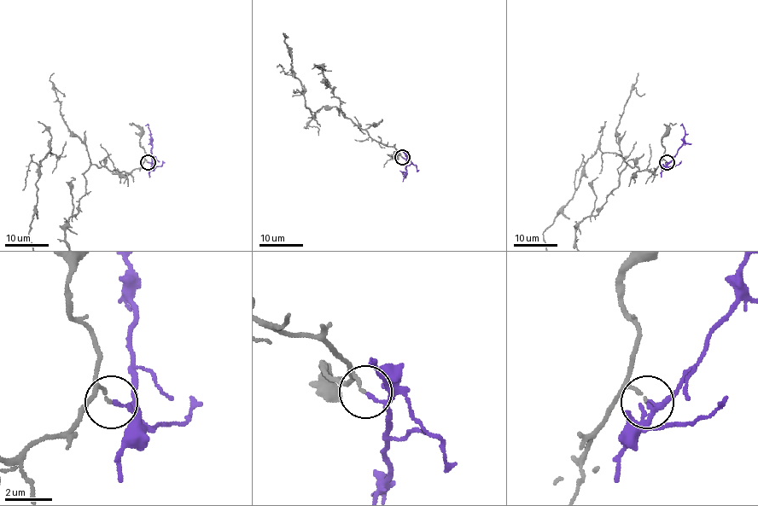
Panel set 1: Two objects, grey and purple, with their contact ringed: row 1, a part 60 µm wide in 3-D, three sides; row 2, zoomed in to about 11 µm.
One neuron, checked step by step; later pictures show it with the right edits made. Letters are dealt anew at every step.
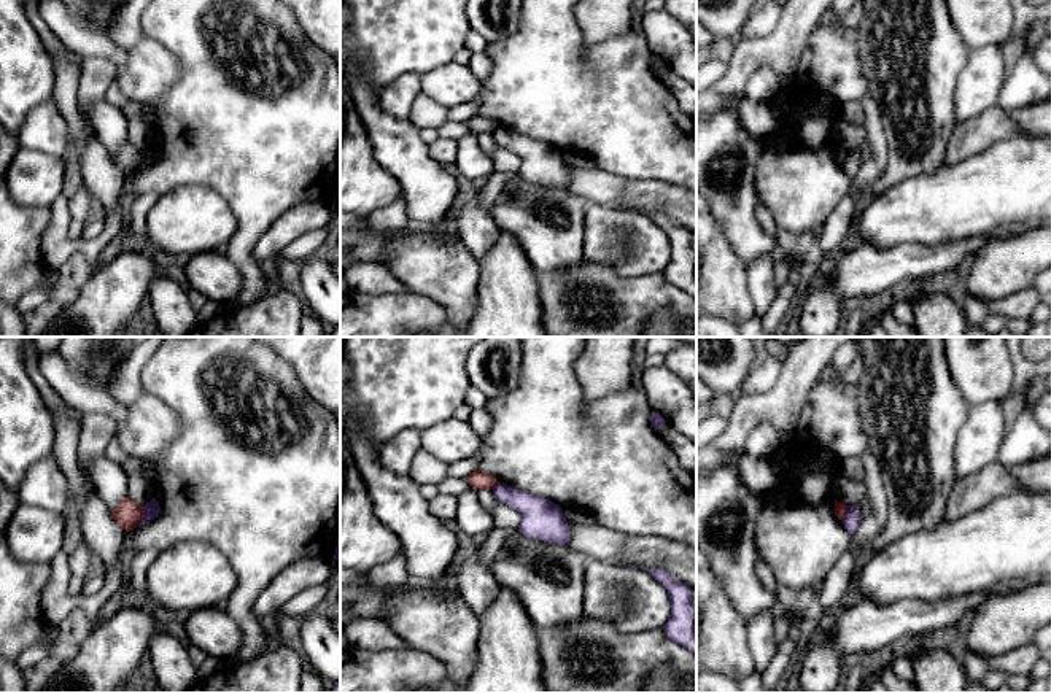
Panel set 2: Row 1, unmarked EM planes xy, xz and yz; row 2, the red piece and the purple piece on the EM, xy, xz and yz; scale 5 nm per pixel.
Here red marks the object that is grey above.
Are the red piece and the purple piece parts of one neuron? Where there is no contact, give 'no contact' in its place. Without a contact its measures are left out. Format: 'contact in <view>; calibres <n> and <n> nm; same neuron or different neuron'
contact in xy; calibres 140 and 80 nm; different neuron

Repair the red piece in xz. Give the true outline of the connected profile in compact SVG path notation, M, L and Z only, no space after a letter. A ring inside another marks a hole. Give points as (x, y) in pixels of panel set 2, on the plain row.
M474 114L467 121L467 127L477 135L477 134L493 134L499 126L485 116Z

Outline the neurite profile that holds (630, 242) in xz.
M591 202L585 211L584 259L612 267L622 277L658 275L671 259L671 243L649 215Z

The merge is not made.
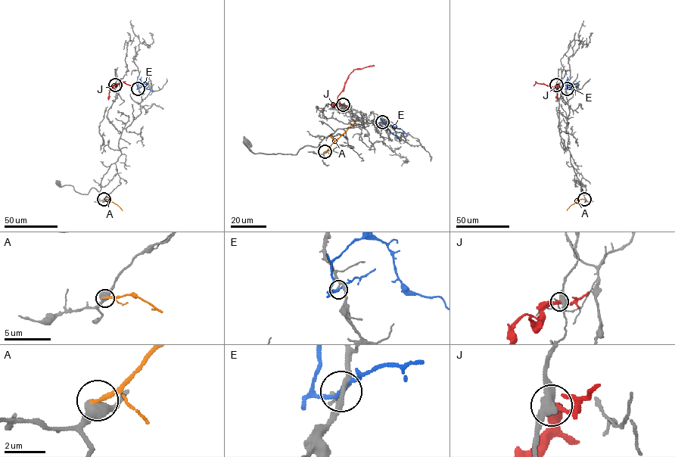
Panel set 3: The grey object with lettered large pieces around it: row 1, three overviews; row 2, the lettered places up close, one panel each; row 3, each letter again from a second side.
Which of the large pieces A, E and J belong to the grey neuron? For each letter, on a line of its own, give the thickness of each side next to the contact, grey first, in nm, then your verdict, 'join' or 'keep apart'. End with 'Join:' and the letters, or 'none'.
A: calibres 550 and 170 nm; keep apart
E: calibres 160 and 190 nm; keep apart
J: calibres 480 and 240 nm; keep apart
Join: none

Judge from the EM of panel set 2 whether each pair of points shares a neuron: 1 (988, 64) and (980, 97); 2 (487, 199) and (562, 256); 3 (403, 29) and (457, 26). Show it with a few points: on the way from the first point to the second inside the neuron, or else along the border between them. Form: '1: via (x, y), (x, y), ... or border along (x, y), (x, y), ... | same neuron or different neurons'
1: via (985, 72), (980, 89) | same neuron
2: via (506, 201), (542, 237) | same neuron
3: via (415, 26), (444, 26) | same neuron

